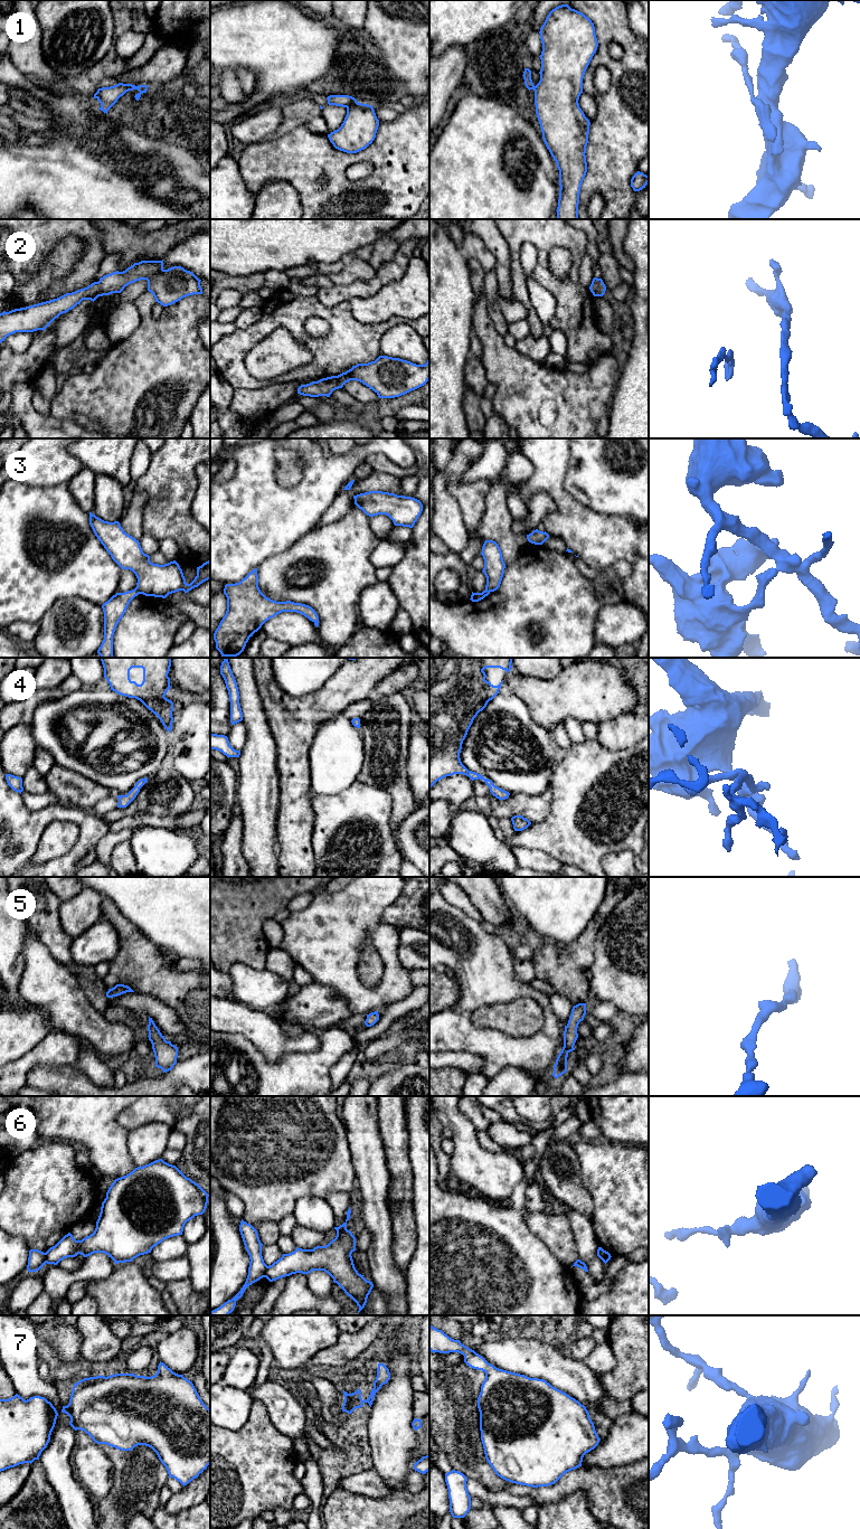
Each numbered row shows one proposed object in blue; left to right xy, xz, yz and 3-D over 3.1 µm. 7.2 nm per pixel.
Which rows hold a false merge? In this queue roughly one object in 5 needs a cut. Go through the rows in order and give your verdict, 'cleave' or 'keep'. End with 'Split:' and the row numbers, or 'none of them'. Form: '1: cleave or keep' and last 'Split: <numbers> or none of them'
1: cleave
2: keep
3: cleave
4: keep
5: keep
6: cleave
7: keep
Split: 1, 3, 6

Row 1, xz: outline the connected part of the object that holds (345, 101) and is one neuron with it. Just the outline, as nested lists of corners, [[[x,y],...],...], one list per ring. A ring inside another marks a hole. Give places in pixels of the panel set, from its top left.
[[[330,95],[327,97],[329,105],[348,107],[357,104],[357,100],[349,95]]]

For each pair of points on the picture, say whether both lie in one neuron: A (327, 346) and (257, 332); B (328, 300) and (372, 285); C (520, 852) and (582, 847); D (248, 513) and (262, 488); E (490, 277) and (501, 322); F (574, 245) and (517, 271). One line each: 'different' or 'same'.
A: same
B: same
C: different
D: same
E: same
F: same

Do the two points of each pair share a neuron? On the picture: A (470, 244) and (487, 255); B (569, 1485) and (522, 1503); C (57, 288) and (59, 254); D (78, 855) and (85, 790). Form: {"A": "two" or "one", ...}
{"A": "one", "B": "two", "C": "two", "D": "two"}

